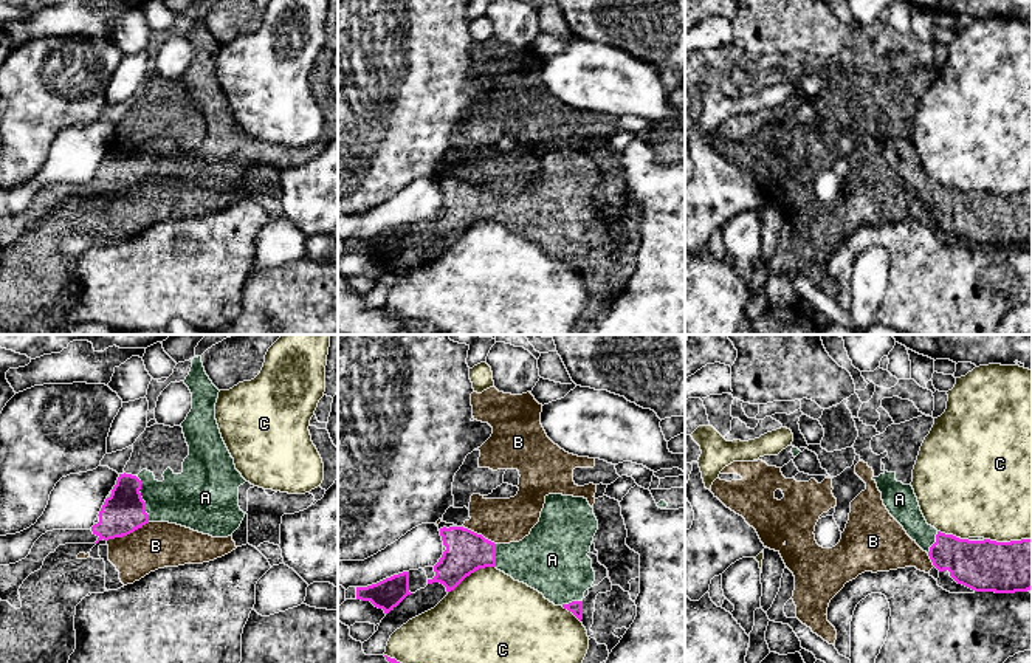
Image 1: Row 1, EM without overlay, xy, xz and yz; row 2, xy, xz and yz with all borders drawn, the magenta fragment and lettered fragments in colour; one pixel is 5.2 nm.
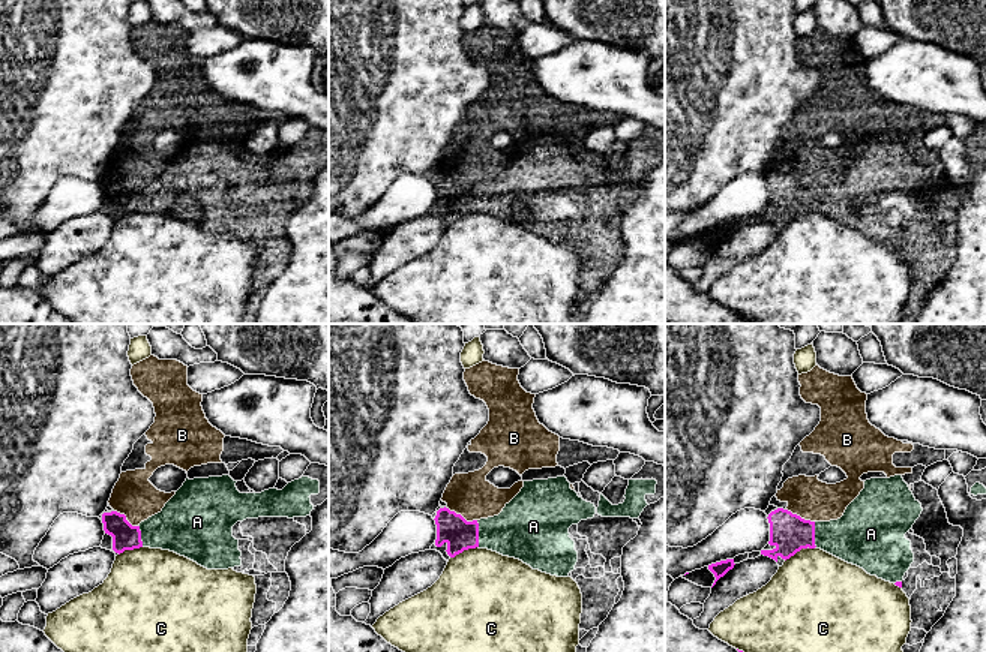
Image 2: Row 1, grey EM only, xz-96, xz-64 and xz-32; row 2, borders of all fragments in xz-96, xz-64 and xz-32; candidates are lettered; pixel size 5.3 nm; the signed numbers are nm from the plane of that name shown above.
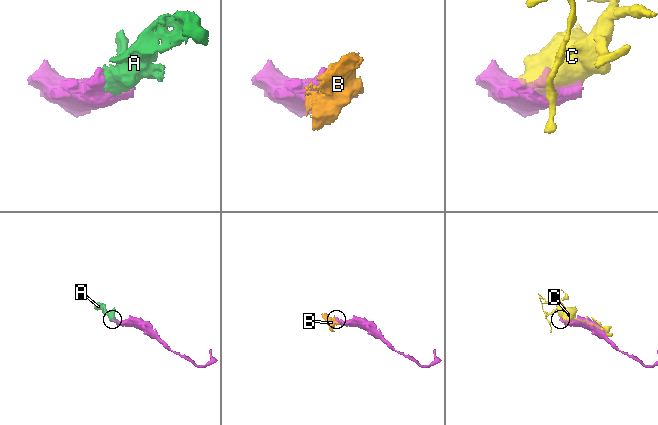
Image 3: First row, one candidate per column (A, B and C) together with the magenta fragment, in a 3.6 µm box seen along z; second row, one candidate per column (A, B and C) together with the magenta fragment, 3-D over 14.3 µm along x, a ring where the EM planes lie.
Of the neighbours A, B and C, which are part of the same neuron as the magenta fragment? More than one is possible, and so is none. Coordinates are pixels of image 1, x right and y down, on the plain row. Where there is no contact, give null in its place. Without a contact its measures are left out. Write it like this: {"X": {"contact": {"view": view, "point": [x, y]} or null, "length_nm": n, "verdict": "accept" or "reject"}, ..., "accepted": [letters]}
{"A": {"contact": {"view": "xy", "point": [141, 152]}, "length_nm": 260, "verdict": "accept"}, "B": {"contact": {"view": "xy", "point": [127, 186]}, "length_nm": 240, "verdict": "reject"}, "C": {"contact": {"view": "xz", "point": [471, 225]}, "length_nm": 280, "verdict": "reject"}, "accepted": ["A"]}

